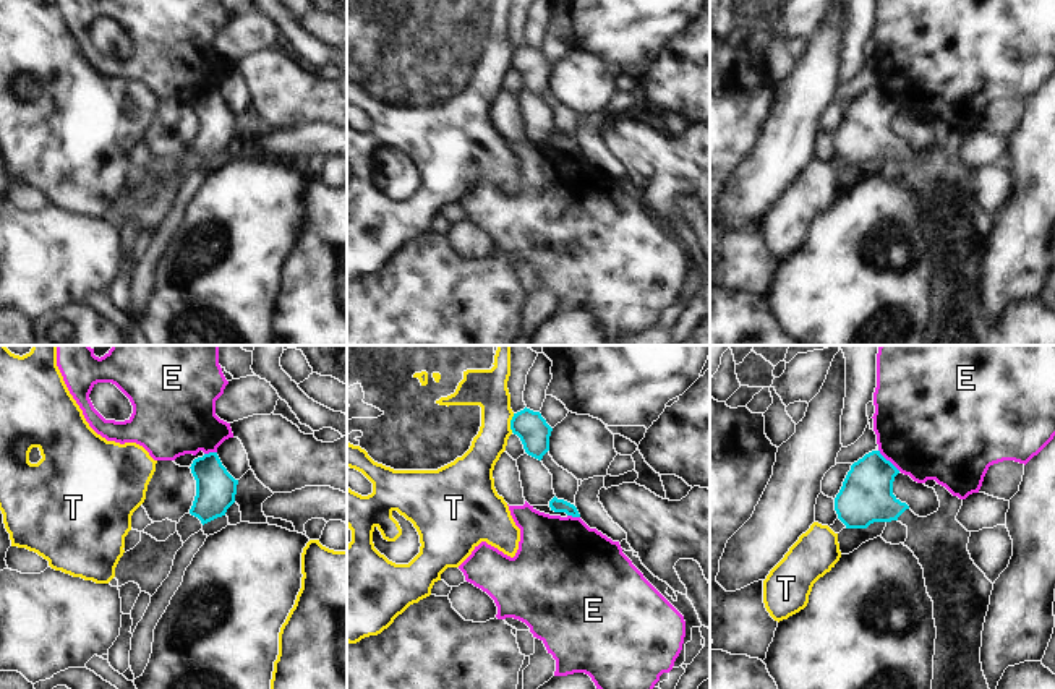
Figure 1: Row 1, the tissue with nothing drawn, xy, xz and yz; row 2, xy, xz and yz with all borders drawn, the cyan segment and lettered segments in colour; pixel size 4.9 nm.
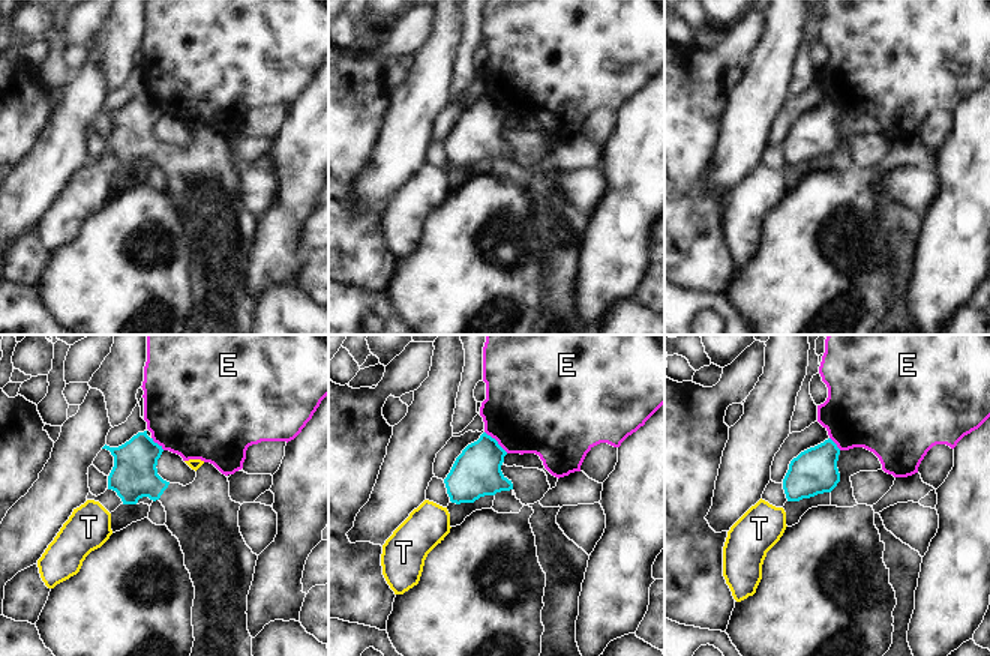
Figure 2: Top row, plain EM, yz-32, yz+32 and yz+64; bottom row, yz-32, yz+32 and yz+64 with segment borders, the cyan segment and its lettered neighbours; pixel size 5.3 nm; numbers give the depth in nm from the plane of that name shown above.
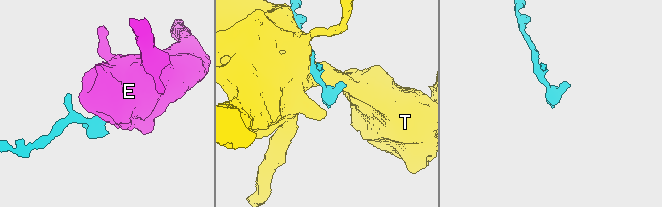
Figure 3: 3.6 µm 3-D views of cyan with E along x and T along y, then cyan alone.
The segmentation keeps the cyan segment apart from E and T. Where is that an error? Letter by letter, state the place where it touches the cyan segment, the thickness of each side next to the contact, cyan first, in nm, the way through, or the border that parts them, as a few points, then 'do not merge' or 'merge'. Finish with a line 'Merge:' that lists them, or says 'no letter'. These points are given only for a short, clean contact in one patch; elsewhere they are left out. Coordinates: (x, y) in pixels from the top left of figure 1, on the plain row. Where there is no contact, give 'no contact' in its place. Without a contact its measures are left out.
E: contact yz (888, 98); calibres 260 and 500 nm; border yz (879, 86), (900, 107); do not merge
T: contact xz (511, 60); calibres 160 and 190 nm; do not merge
Merge: no letter

